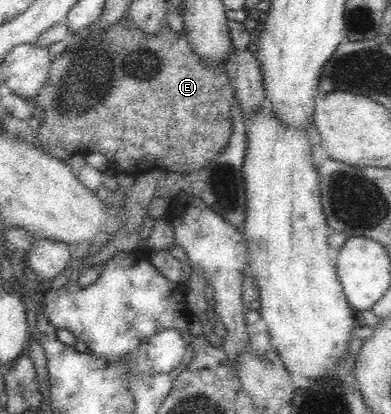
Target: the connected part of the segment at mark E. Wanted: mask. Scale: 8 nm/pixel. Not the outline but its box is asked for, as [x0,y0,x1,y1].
[24,16,235,176]

